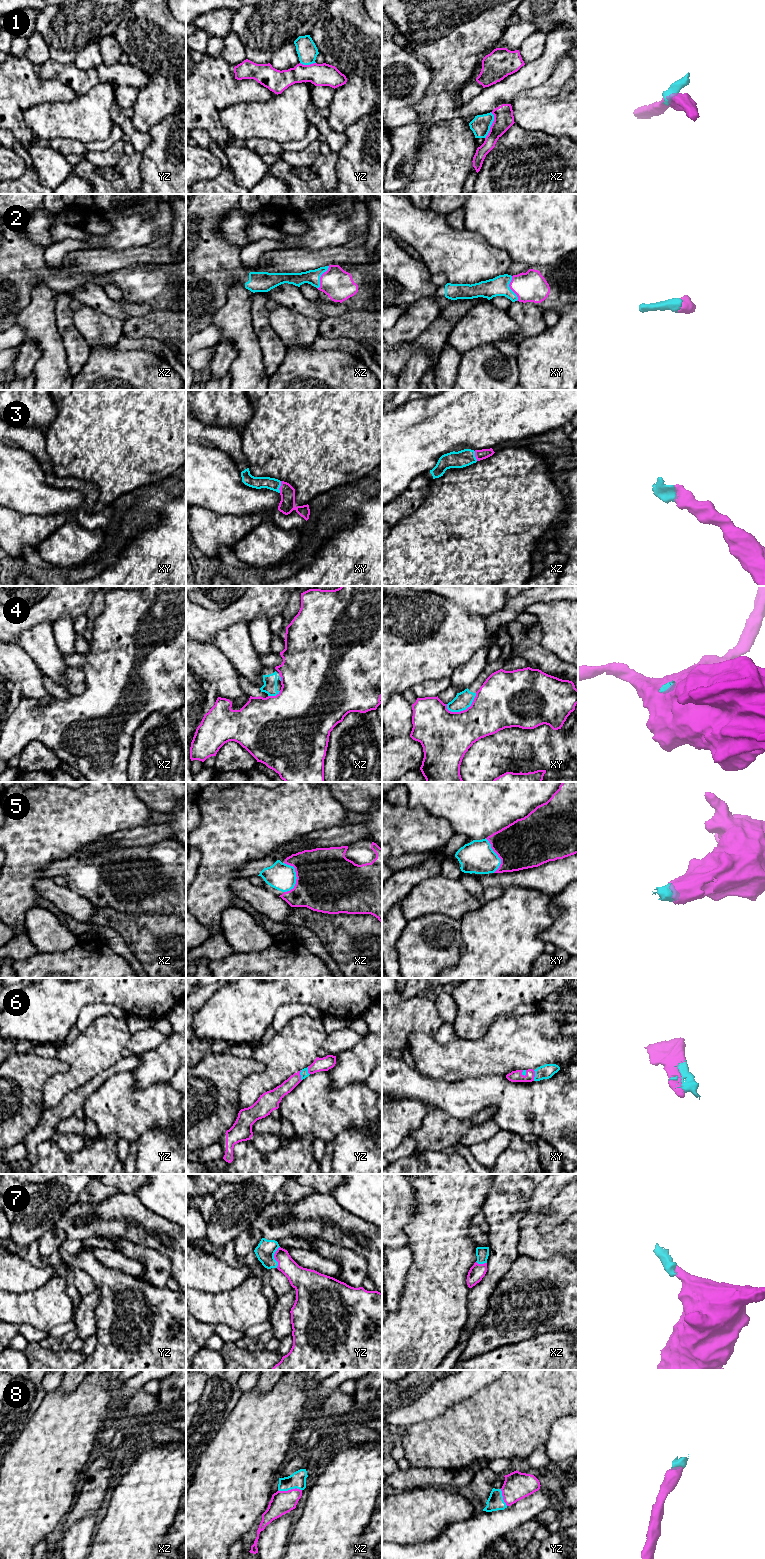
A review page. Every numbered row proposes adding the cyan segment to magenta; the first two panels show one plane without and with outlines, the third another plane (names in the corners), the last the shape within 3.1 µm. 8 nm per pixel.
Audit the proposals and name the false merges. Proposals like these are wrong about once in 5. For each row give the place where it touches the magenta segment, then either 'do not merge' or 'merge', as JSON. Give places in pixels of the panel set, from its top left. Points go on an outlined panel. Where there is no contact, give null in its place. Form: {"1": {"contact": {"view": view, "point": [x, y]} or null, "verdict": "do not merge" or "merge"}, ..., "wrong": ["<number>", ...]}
{"1": {"contact": {"view": "xz", "point": [491, 125]}, "verdict": "do not merge"}, "2": {"contact": {"view": "xy", "point": [510, 288]}, "verdict": "merge"}, "3": {"contact": {"view": "xy", "point": [280, 487]}, "verdict": "merge"}, "4": {"contact": {"view": "xy", "point": [464, 710]}, "verdict": "do not merge"}, "5": {"contact": {"view": "xz", "point": [296, 876]}, "verdict": "merge"}, "6": {"contact": {"view": "xy", "point": [534, 1075]}, "verdict": "merge"}, "7": {"contact": {"view": "yz", "point": [274, 1257]}, "verdict": "merge"}, "8": {"contact": {"view": "xz", "point": [289, 1490]}, "verdict": "merge"}, "wrong": ["1", "4"]}

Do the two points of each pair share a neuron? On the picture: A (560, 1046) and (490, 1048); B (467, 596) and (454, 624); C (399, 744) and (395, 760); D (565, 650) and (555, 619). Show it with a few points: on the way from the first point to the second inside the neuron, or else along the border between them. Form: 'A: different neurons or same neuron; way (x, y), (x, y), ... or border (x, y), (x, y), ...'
A: same neuron; way (543, 1046), (507, 1046)
B: different neurons; border (447, 599), (461, 605), (469, 612), (483, 617)
C: same neuron; way (399, 748), (398, 756)
D: same neuron; way (564, 642), (563, 627)

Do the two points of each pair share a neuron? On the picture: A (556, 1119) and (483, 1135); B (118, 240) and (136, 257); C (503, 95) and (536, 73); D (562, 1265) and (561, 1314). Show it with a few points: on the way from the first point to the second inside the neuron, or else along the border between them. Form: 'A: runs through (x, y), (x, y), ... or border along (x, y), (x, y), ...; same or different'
A: border along (492, 1119), (501, 1128); different
B: border along (146, 244), (118, 250), (103, 249); different
C: runs through (511, 87), (528, 77); same
D: runs through (561, 1277), (561, 1302); same

